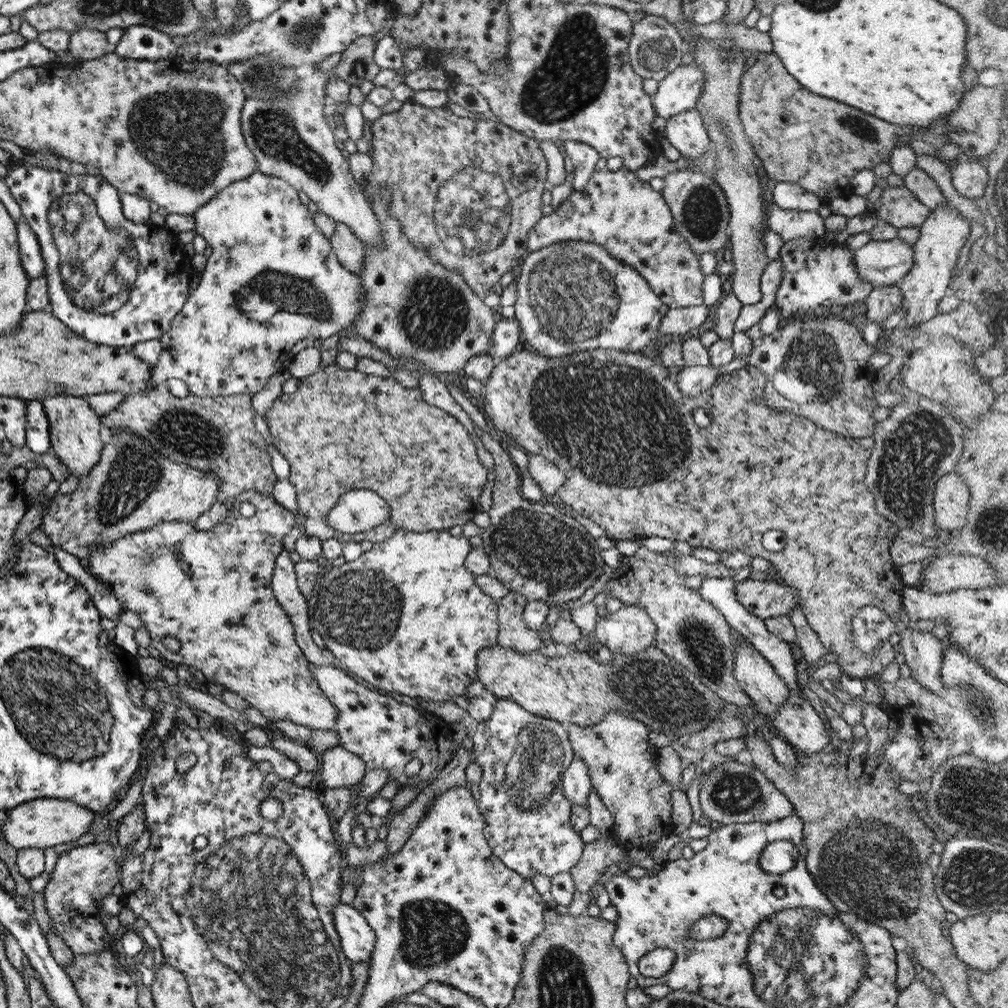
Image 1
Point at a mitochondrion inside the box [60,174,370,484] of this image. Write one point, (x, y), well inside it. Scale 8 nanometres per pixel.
(270, 290)

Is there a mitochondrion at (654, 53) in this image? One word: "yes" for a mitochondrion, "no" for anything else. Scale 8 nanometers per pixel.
yes

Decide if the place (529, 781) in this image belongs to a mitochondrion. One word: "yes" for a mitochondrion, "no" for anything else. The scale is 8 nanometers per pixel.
yes

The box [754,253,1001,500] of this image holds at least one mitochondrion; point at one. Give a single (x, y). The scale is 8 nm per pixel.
(811, 359)

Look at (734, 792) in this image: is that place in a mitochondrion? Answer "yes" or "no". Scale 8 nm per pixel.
yes

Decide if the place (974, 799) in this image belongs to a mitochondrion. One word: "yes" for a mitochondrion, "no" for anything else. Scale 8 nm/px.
yes

